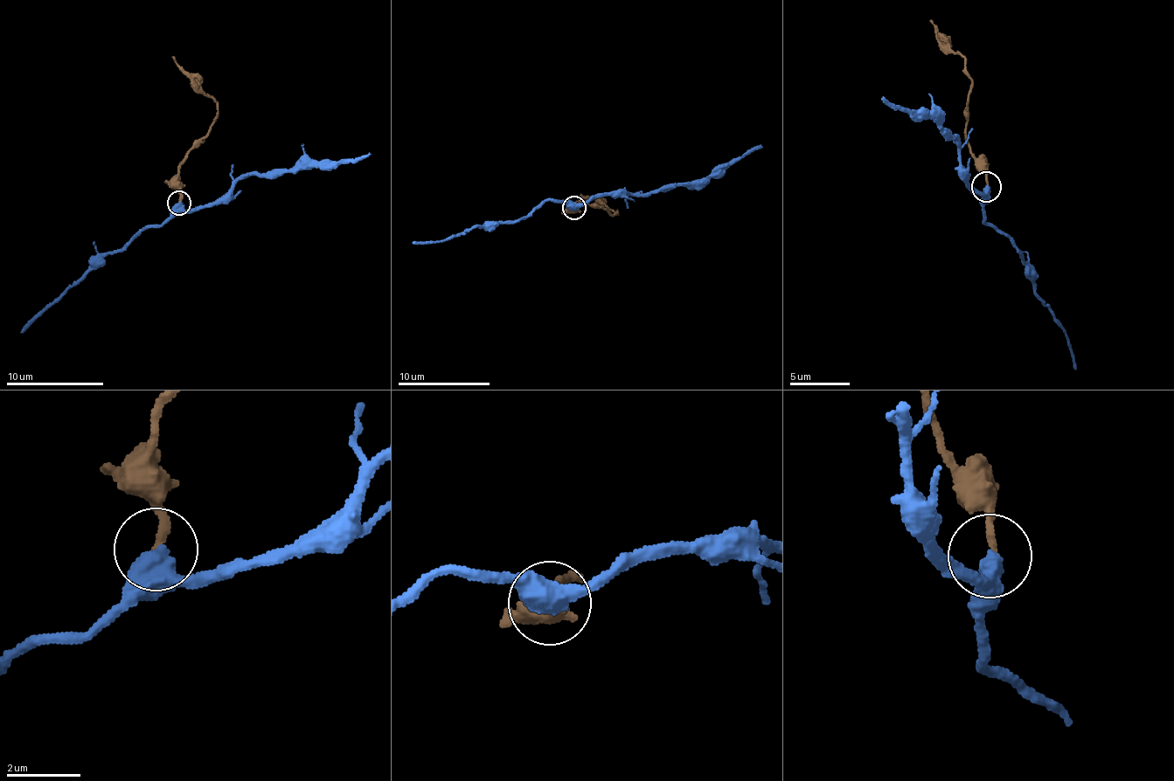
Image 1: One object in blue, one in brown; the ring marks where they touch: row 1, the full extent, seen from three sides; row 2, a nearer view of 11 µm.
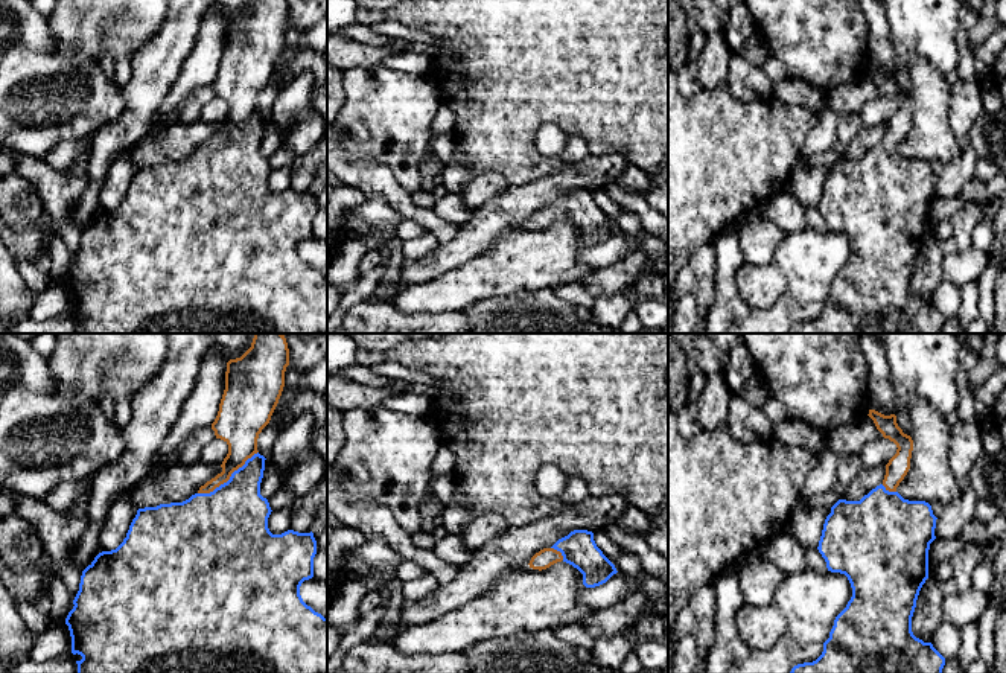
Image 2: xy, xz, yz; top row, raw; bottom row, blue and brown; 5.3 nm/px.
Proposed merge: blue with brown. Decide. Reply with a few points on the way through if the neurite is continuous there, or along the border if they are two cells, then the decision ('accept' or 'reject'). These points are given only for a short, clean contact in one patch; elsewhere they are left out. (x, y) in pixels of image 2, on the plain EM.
runs through xy (229, 184), (230, 137), (241, 124), (241, 92); accept

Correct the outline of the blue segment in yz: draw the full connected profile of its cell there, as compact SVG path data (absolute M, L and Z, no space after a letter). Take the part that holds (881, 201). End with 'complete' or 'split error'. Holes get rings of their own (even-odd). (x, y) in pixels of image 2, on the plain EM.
M875 69L868 73L884 97L896 104L896 113L886 123L886 134L880 145L872 148L860 160L839 158L826 175L819 212L831 231L845 233L852 247L852 256L846 266L836 276L829 297L823 301L822 314L813 321L797 323L790 333L942 333L945 317L912 291L912 276L919 250L928 238L928 209L936 198L936 175L925 160L904 158L896 146L910 128L913 99L896 82L896 75L884 75Z | split error

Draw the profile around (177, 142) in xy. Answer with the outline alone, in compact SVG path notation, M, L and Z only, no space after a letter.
M202 119L192 123L163 126L161 129L151 131L132 148L131 161L137 167L183 161L198 152L201 145L221 131L221 125L212 125Z

